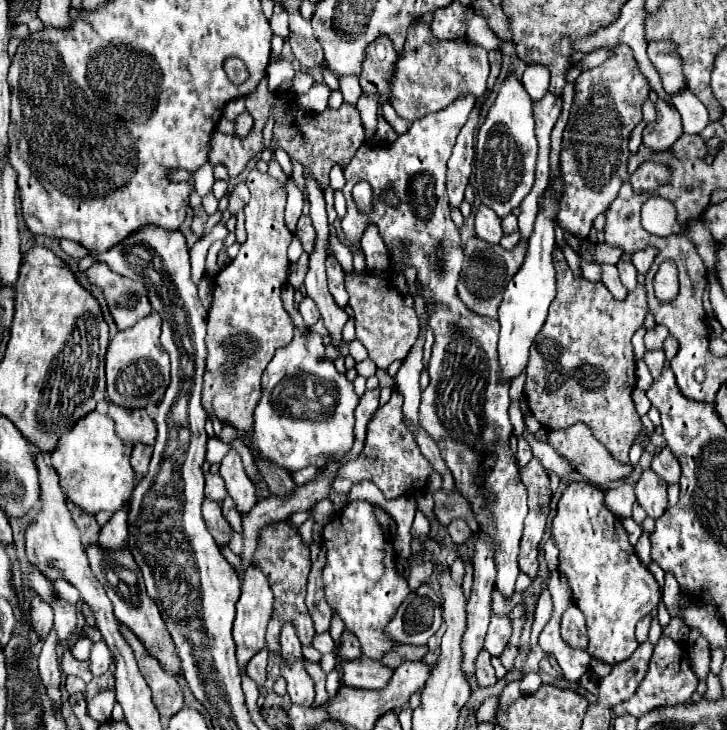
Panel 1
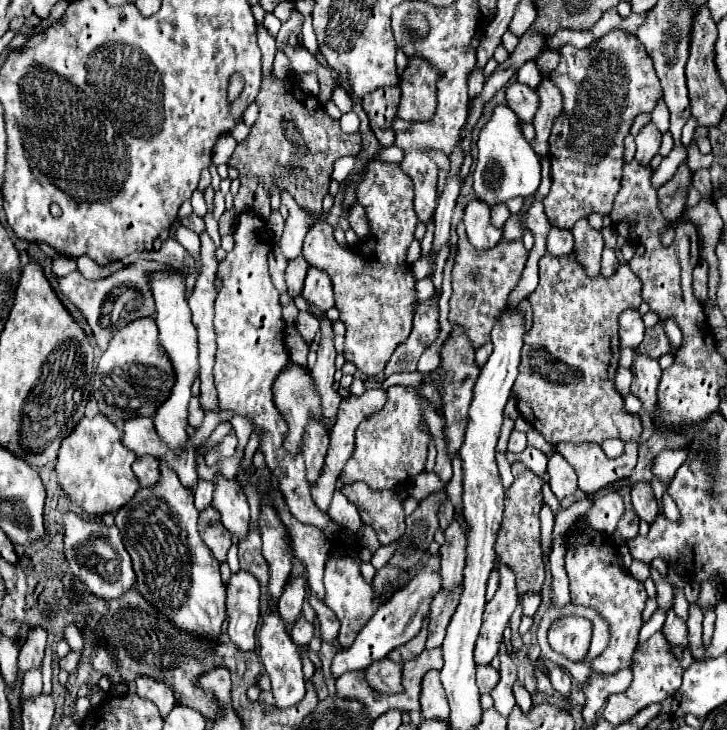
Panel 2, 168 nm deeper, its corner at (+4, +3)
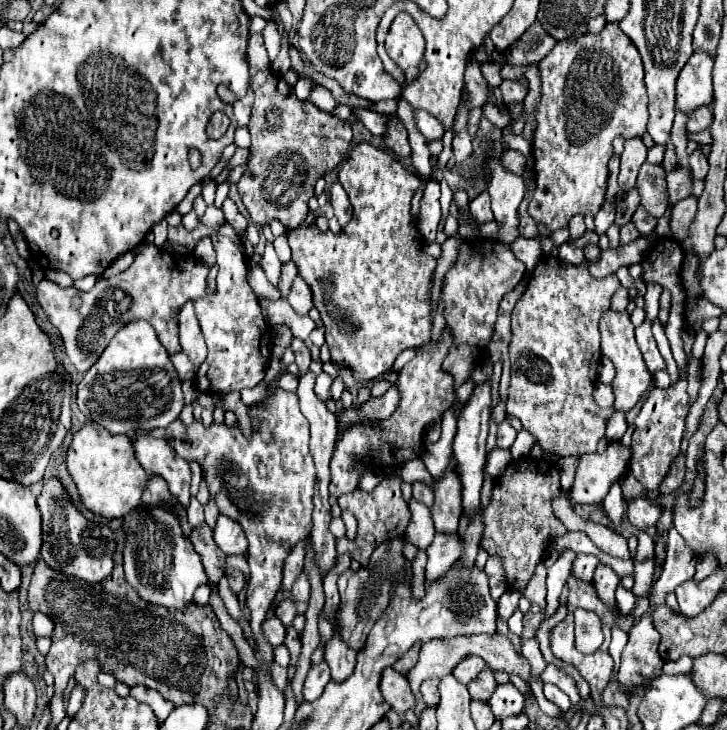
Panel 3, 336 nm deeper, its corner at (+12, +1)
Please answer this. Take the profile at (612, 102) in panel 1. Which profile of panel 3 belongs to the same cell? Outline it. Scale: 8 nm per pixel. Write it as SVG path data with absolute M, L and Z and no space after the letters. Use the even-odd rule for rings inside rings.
M606 24L600 34L584 34L576 40L562 40L540 62L542 100L538 106L538 126L534 132L532 154L536 170L536 192L528 204L536 224L550 232L566 228L576 214L596 214L606 200L608 160L614 154L612 140L617 136L642 136L648 126L648 94L644 90L644 66L640 52L618 24Z

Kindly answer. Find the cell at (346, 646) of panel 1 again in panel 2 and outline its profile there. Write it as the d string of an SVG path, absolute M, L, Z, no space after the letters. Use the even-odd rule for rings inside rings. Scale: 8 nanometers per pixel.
M310 590L310 594L308 594L308 602L310 602L310 606L314 608L316 618L318 618L318 622L320 622L322 640L326 640L326 642L330 642L330 644L336 644L340 624L338 624L334 612L332 612L332 610L330 610L330 608L328 608L312 590Z

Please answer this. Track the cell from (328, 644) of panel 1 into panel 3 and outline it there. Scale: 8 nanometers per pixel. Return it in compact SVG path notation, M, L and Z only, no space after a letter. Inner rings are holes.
M268 618L264 622L264 636L272 646L280 646L286 640L286 626L278 618Z

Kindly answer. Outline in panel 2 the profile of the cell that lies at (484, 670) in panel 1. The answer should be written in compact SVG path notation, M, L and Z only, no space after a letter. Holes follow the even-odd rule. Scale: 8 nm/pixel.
M480 666L480 668L476 670L476 682L478 682L480 694L492 692L494 686L498 684L498 680L500 680L500 674L498 674L498 670L494 670L492 666Z

